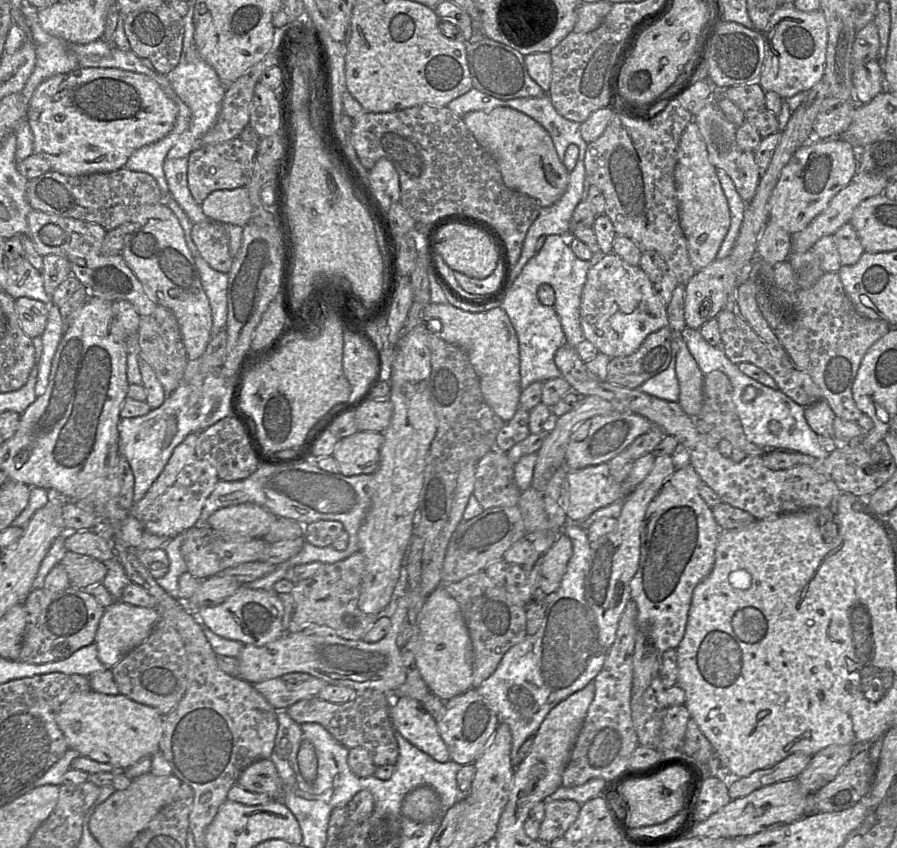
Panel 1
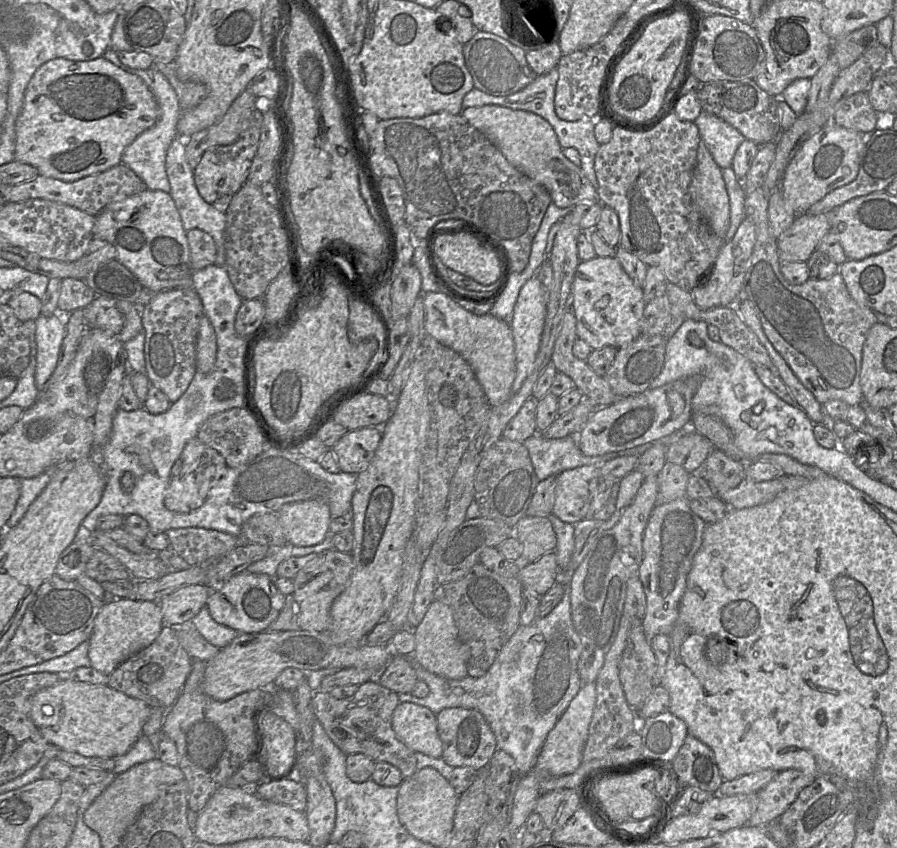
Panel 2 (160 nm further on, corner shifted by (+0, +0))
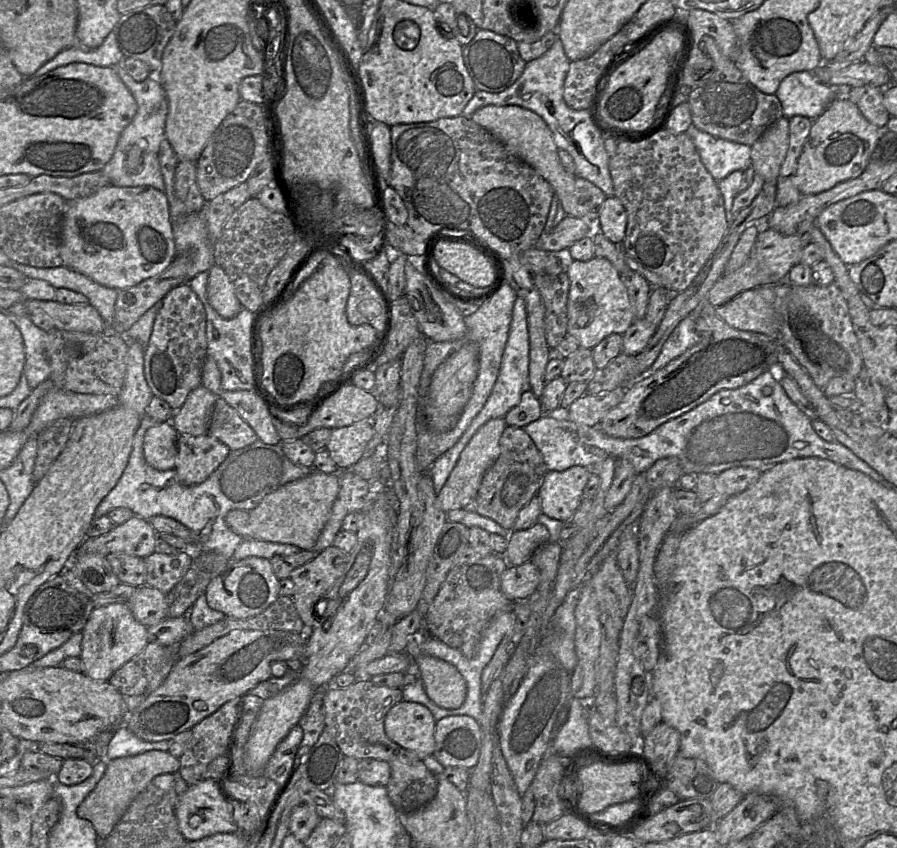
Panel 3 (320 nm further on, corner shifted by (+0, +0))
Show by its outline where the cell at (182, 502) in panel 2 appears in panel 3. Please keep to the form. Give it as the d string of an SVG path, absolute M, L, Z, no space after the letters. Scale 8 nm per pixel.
M209 433L180 435L175 467L179 481L185 486L204 482L225 461L230 451Z

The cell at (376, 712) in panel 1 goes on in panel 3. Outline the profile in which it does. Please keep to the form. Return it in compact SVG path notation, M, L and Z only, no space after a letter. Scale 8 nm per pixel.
M357 679L346 688L328 688L323 697L325 727L344 756L387 762L391 774L386 790L398 813L414 812L428 804L437 793L437 777L414 753L402 748L385 734L388 711L403 700L401 688L377 686L370 679Z

